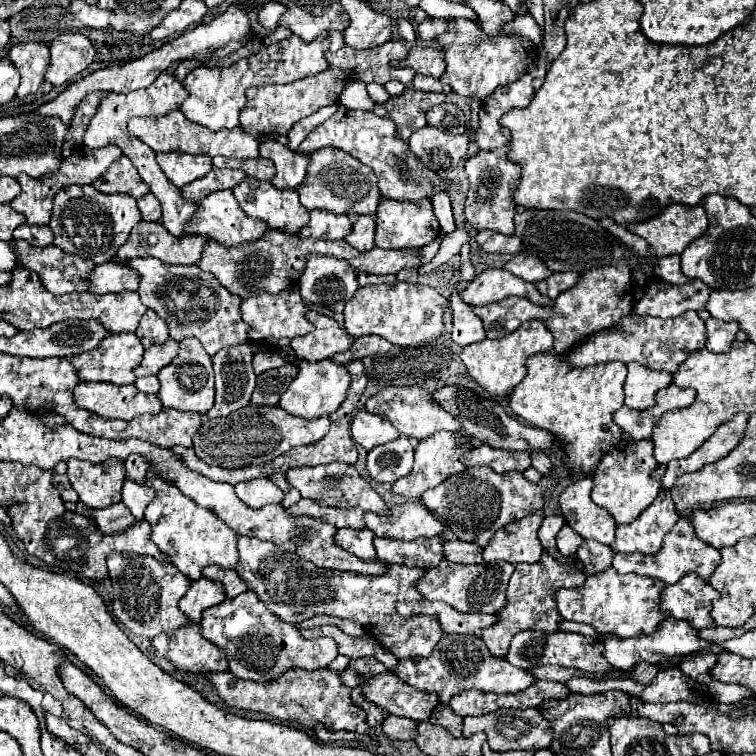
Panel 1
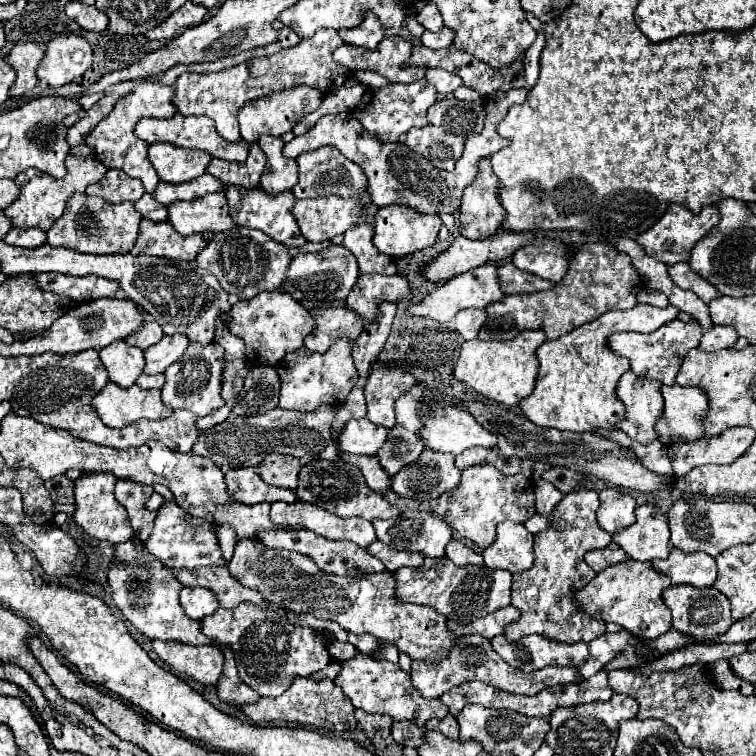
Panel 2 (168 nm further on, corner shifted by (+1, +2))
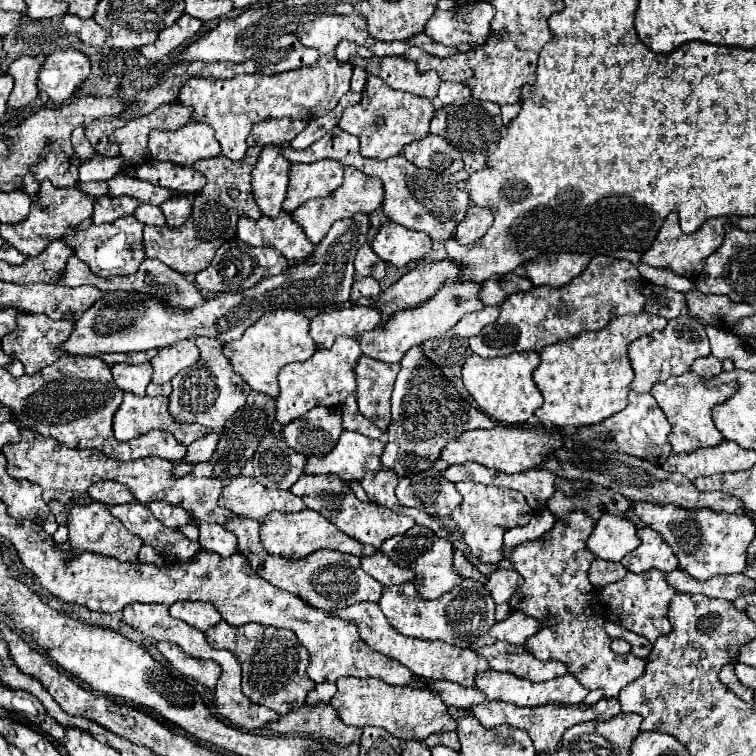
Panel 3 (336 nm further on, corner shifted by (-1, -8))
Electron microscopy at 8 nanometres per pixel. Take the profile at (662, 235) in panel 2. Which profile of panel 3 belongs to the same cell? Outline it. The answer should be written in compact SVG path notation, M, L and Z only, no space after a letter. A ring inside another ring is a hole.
M669 215L663 223L663 227L659 229L657 239L653 241L653 245L645 251L645 255L641 257L641 263L647 263L651 267L667 267L673 273L681 275L681 277L691 277L695 279L699 275L699 271L703 269L703 261L721 247L723 237L725 237L725 225L731 223L729 217L715 217L715 219L707 219L707 223L703 223L703 227L699 227L695 233L683 233L679 227L679 215Z

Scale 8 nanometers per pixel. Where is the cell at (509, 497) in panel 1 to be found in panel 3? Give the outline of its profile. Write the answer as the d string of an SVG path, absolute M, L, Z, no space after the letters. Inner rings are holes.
M459 481L455 487L463 497L461 505L455 507L455 511L449 515L451 521L455 523L455 531L461 535L469 551L481 563L499 563L503 559L503 533L507 529L529 523L533 509L527 505L525 497L515 489L491 487L473 481Z

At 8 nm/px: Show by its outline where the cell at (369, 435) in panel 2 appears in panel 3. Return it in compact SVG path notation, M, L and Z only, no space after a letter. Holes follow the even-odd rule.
M343 431L335 449L323 459L311 457L305 465L305 473L337 473L347 483L363 479L369 471L381 469L383 443L379 439L365 437L361 433Z

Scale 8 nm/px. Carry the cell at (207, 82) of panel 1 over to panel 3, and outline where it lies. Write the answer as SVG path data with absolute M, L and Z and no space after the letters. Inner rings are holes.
M333 53L321 55L315 65L299 67L279 75L237 75L233 79L189 79L181 93L179 103L193 107L191 119L211 125L215 139L221 143L223 155L231 161L243 159L247 145L245 139L251 127L269 117L293 117L293 119L317 119L331 111L337 101L349 91L353 67L337 61Z

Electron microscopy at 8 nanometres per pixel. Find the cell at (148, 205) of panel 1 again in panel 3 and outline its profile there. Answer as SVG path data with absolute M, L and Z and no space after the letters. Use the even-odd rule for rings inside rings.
M143 203L137 211L135 211L135 217L143 223L143 225L155 225L155 227L163 227L165 225L165 215L159 207L153 207L153 205L147 205Z

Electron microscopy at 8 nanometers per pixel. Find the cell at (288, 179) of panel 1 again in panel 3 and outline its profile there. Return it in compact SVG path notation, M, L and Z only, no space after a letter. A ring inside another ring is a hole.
M265 145L261 157L251 173L253 197L267 217L277 217L281 213L281 205L287 197L289 185L289 167L287 159L281 155L281 147Z

